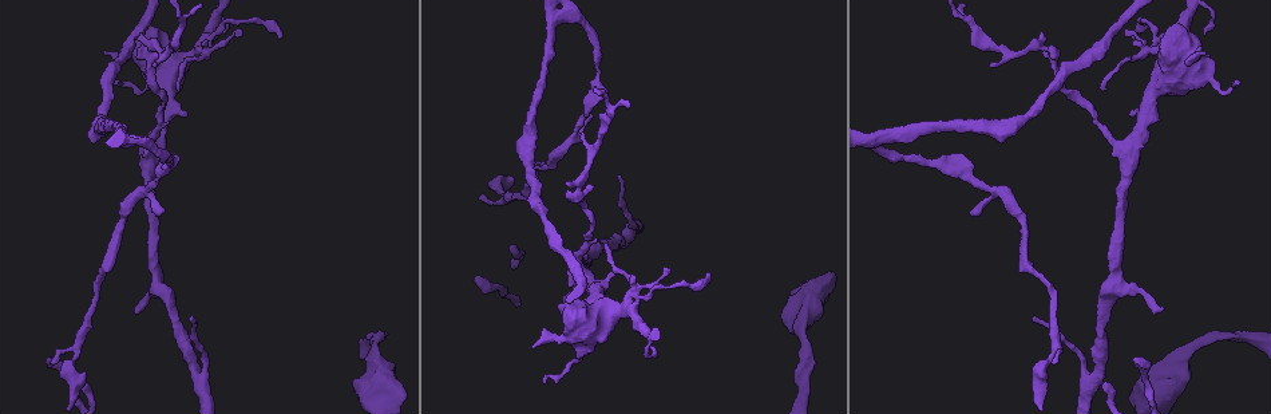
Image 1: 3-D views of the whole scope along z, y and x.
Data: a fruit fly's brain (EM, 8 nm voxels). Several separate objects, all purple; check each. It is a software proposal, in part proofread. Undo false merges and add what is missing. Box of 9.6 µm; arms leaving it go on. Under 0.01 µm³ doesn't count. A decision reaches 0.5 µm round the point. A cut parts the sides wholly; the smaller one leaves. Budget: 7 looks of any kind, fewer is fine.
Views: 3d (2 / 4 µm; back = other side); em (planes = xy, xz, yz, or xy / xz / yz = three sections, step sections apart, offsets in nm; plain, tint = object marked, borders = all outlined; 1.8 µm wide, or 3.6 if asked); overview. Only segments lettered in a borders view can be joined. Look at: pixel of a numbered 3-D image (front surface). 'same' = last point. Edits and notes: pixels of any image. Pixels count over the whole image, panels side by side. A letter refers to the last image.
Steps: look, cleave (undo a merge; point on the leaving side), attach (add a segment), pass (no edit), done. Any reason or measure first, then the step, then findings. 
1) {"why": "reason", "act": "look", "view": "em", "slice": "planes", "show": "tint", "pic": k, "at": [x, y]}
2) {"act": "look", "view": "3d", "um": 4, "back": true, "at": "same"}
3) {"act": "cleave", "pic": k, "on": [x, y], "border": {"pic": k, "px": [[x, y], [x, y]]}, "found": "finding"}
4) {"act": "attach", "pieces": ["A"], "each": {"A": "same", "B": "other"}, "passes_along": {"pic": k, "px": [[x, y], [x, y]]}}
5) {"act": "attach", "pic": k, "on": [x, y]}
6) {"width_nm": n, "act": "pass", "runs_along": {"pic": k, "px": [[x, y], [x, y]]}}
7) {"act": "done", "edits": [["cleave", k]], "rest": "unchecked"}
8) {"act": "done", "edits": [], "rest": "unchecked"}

{"why": "tapers out", "act": "look", "view": "3d", "um": 2, "pic": 1, "at": [1134, 39]}

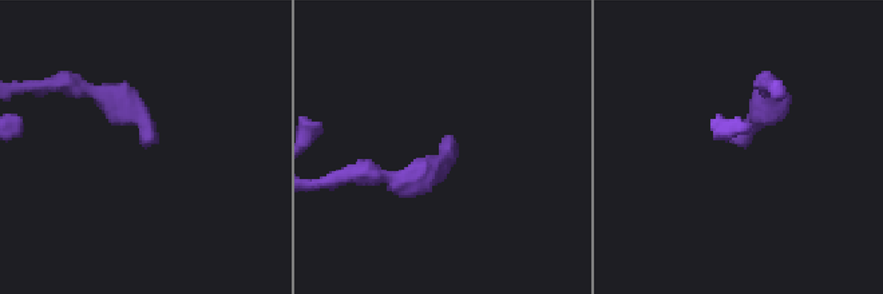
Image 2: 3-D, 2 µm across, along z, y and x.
{"act": "look", "view": "em", "slice": "planes", "show": "plain", "pic": 2, "at": [145, 144]}

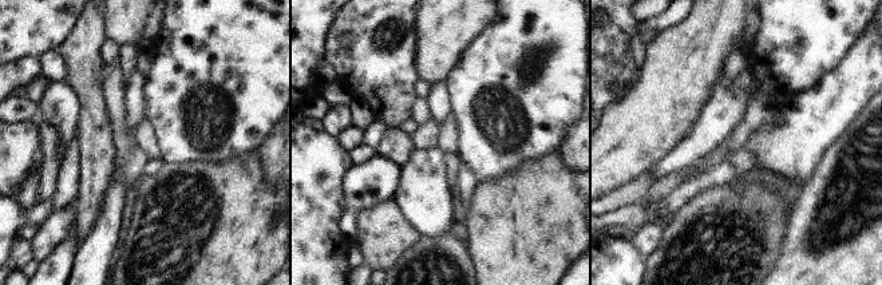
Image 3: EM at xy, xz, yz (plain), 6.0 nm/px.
{"why": "what lies round it", "act": "look", "view": "em", "slice": "planes", "show": "borders", "at": "same"}

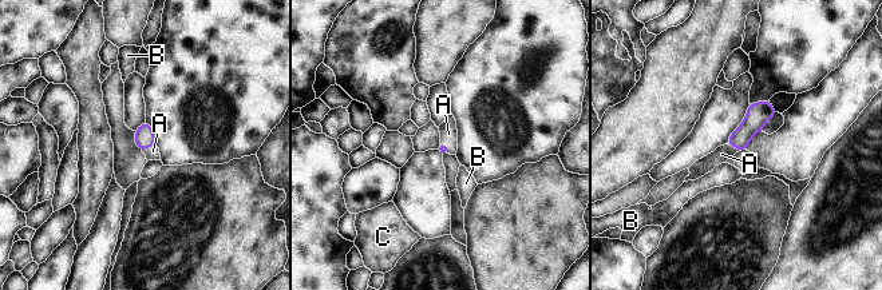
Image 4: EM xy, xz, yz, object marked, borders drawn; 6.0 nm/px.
{"act": "attach", "pieces": ["A"], "each": {"A": "same", "B": "other", "C": "other"}, "passes_along": {"pic": 4, "px": [[145, 138], [147, 147], [153, 151]]}, "found": "it goes on there"}

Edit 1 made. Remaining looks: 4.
{"why": "see it whole again", "act": "look", "view": "overview"}

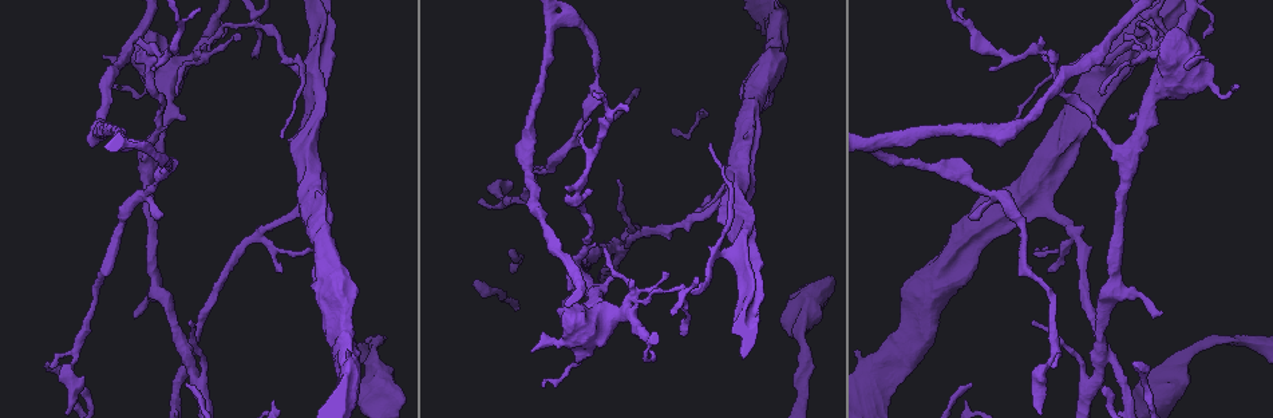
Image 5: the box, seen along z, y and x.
{"why": "thin end", "act": "look", "view": "em", "slice": "planes", "show": "borders", "pic": 5, "at": [282, 271]}

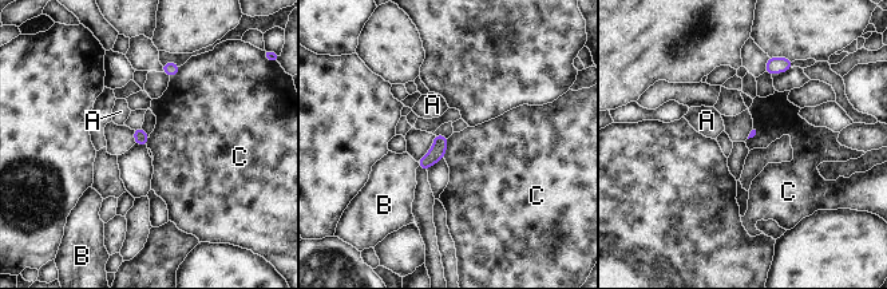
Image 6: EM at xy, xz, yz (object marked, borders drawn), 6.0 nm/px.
{"act": "pass", "each": {"A": "other", "B": "other", "C": "other"}, "border": {"pic": 6, "px": [[448, 138], [443, 157]]}, "found": "none of them fits"}

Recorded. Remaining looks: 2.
{"why": "branch stops here", "act": "look", "view": "em", "slice": "xz", "step": 4, "show": "tint", "pic": 5, "at": [531, 349]}

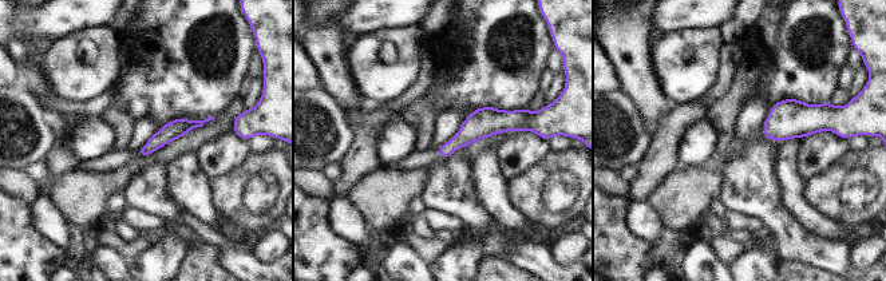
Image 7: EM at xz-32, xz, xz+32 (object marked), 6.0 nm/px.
{"why": "see the neighbours", "act": "look", "view": "em", "slice": "xz", "step": 4, "show": "borders", "at": "same"}

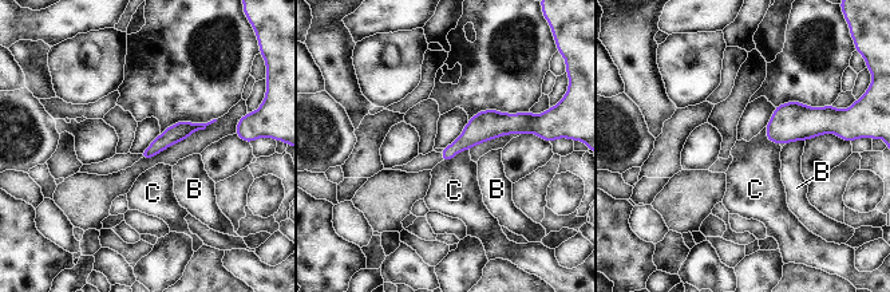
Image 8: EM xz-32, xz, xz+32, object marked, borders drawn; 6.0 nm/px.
{"act": "pass", "each": {"B": "other", "C": "other"}, "border": {"pic": 8, "px": [[766, 126], [768, 139], [779, 145]]}, "found": "none of them fits"}

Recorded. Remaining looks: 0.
{"act": "done", "edits": [["attach", 4]], "rest": "unchecked"}

